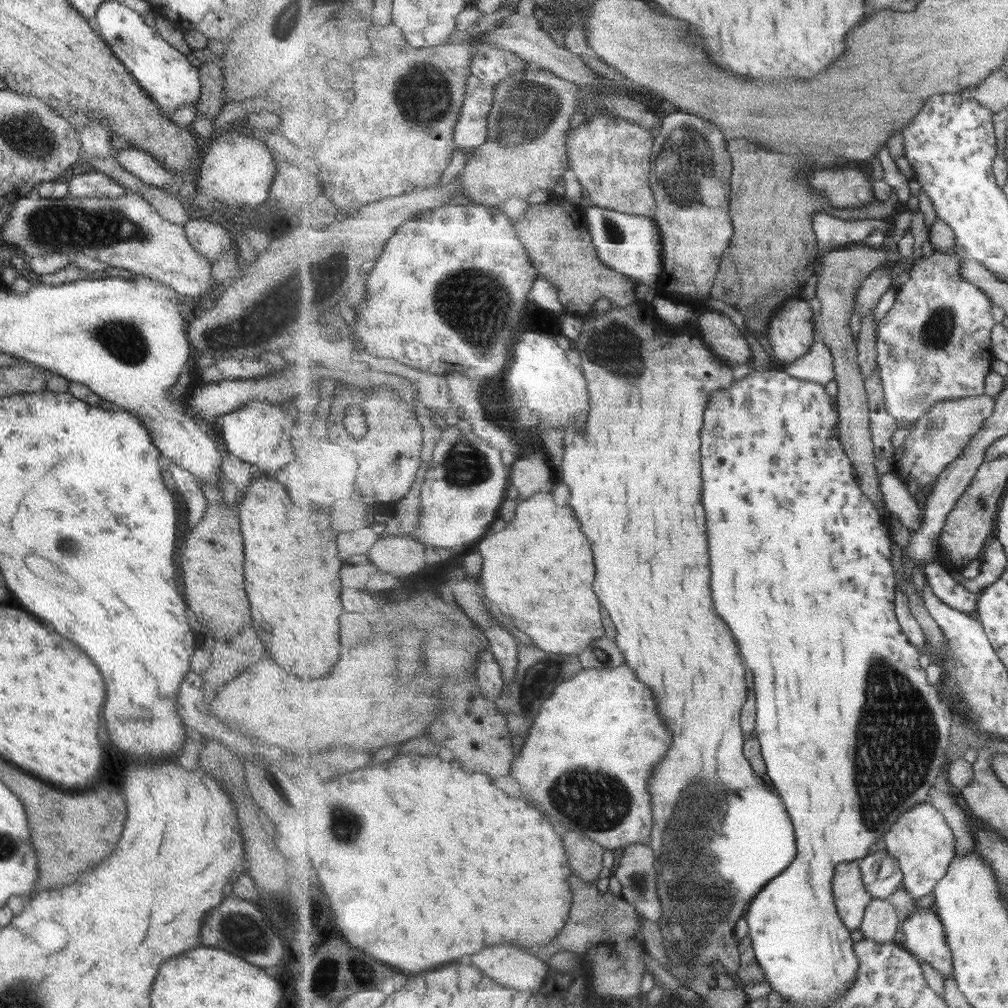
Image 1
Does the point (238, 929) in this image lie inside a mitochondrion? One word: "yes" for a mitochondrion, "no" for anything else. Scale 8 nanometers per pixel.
yes

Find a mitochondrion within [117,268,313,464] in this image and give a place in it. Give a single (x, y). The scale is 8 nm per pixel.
(229, 336)

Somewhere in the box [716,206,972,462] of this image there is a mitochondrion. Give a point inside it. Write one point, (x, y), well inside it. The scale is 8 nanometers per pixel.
(937, 330)

